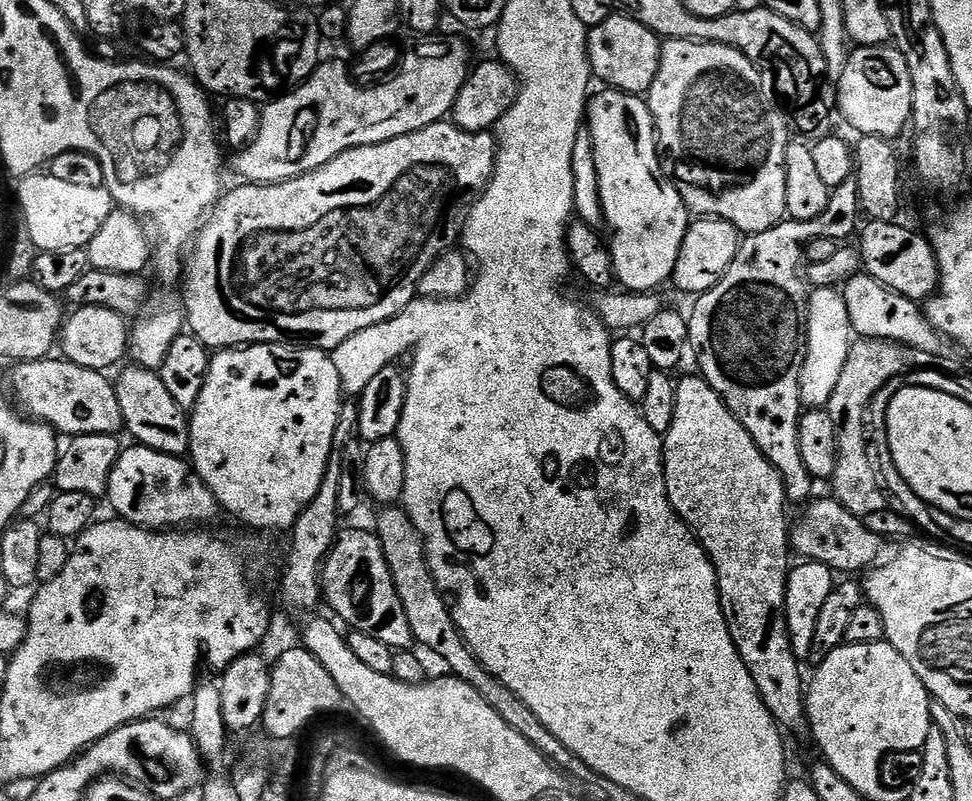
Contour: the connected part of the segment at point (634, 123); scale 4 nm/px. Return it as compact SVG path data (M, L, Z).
M600 90L591 97L586 105L586 131L594 142L594 166L598 166L598 186L600 187L600 197L602 198L602 210L604 211L604 224L608 228L607 235L610 237L610 251L612 254L612 274L618 281L621 289L629 292L656 292L665 283L671 281L674 266L678 262L678 254L682 250L682 242L686 238L686 230L690 223L690 213L686 202L682 202L682 194L679 187L670 179L665 165L662 163L662 153L658 147L656 139L656 123L648 109L647 99L632 96L628 92L617 92L615 90Z

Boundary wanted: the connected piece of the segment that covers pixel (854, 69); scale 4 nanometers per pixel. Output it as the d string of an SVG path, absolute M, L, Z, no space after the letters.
M888 44L857 47L835 81L835 107L860 136L881 136L883 140L895 141L912 119L910 66L904 52L892 47Z

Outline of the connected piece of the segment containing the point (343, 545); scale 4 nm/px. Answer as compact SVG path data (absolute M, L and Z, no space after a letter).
M352 528L349 532L341 531L337 535L336 543L324 559L322 596L326 604L349 624L349 629L362 634L374 634L378 642L386 642L386 646L394 650L413 647L410 618L406 618L402 598L398 598L392 571L375 531Z

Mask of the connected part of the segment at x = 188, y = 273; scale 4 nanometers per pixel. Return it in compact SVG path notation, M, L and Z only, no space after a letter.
M441 122L431 124L422 130L414 130L414 134L402 134L402 138L390 138L390 142L382 142L381 144L371 144L370 146L358 146L346 150L342 154L338 154L330 162L326 162L326 166L322 166L317 172L307 172L293 180L287 180L281 184L249 184L241 183L241 188L232 188L223 193L216 202L216 207L208 213L203 224L200 225L200 231L196 233L196 239L190 245L190 251L186 256L186 263L182 269L182 289L184 288L184 296L182 295L182 307L186 317L186 328L191 335L198 338L198 342L202 342L209 350L223 350L225 348L238 348L250 344L294 344L305 348L321 348L324 352L331 353L333 348L342 346L342 342L346 342L346 338L350 338L354 334L358 334L362 330L366 330L370 326L378 326L382 322L386 322L390 318L394 318L401 312L411 300L417 299L416 287L418 282L422 282L422 274L426 274L426 270L430 270L430 266L442 254L453 251L457 247L458 241L464 234L464 223L468 220L468 213L472 211L476 201L484 195L484 191L488 189L488 183L492 180L492 175L496 169L496 137L491 131L486 132L463 132L461 128L457 128L451 122Z

